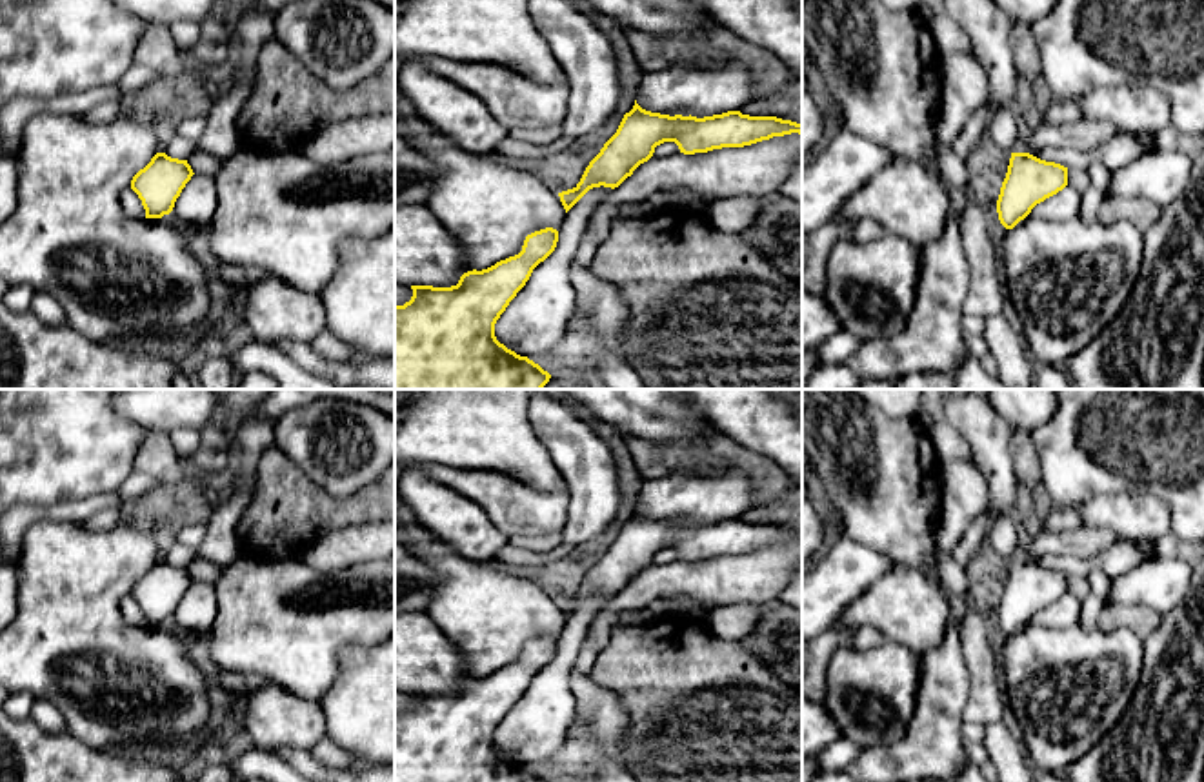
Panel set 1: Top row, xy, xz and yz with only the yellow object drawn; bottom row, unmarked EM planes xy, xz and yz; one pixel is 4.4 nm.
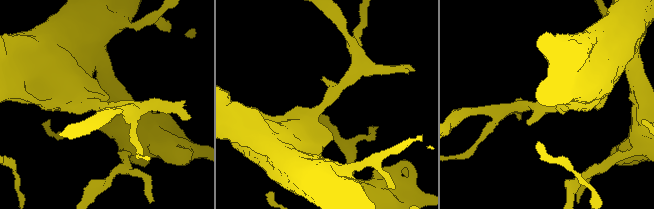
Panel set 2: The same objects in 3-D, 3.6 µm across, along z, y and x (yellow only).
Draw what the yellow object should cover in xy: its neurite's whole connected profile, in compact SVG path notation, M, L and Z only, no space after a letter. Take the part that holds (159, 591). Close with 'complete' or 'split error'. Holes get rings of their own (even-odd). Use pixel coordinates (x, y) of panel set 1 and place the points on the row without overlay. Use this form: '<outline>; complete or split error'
M156 560L131 587L131 597L142 607L145 626L162 626L169 622L193 582L187 567Z; complete

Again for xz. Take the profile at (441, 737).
M546 635L527 642L518 662L482 678L467 678L457 693L411 693L411 707L395 711L395 782L549 782L500 751L495 731L557 649L558 638Z; complete

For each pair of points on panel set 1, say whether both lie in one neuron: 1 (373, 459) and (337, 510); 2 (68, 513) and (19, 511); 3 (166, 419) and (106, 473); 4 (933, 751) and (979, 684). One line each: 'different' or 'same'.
1: different
2: same
3: different
4: different

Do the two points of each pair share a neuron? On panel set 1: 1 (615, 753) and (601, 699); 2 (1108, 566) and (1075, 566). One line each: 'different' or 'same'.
1: same
2: same

